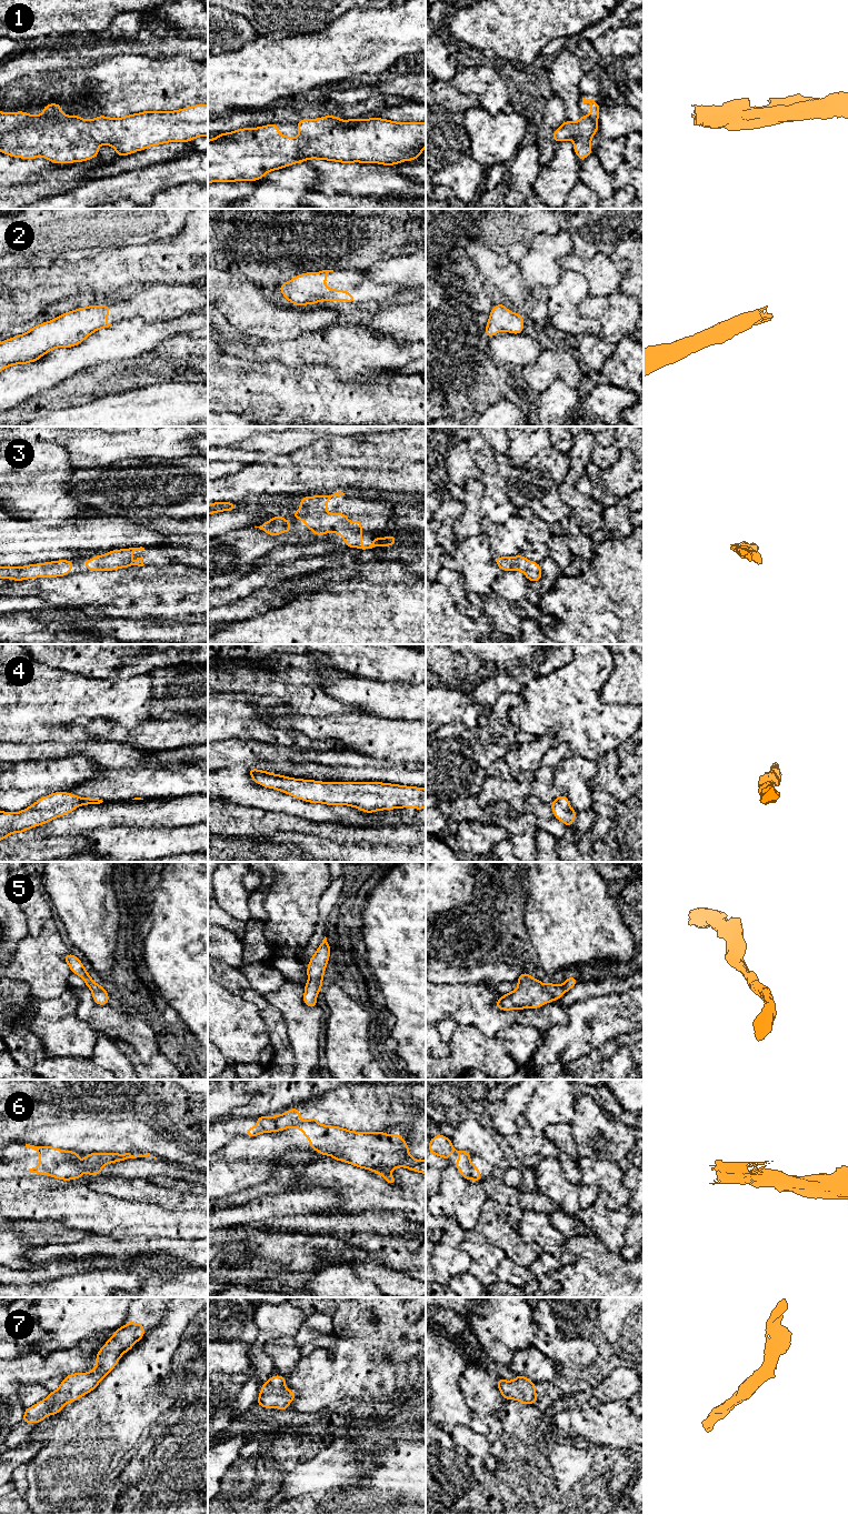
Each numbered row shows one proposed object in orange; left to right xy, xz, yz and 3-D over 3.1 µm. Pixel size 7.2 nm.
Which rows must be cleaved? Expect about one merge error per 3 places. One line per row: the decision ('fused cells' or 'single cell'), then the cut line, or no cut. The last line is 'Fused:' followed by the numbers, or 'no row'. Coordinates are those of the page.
1: single cell; no cut
2: single cell; no cut
3: single cell; no cut
4: single cell; no cut
5: single cell; no cut
6: fused cells; cut in xz along (317, 1122), (302, 1122), (292, 1127)
7: single cell; no cut
Fused: 6

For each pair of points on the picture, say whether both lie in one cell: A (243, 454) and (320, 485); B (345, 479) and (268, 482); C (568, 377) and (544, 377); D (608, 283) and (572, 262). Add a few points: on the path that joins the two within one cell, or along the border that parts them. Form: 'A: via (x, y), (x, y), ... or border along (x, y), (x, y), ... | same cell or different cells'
A: border along (253, 461), (246, 465) | different cells
B: via (326, 479), (287, 479) | same cell
C: via (562, 371), (549, 371) | same cell
D: via (599, 274), (594, 269), (581, 266) | same cell

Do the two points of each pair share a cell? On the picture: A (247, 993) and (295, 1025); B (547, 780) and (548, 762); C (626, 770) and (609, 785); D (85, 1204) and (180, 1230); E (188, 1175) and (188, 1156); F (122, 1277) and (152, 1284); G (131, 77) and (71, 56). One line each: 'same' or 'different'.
A: different
B: same
C: different
D: same
E: different
F: different
G: different

